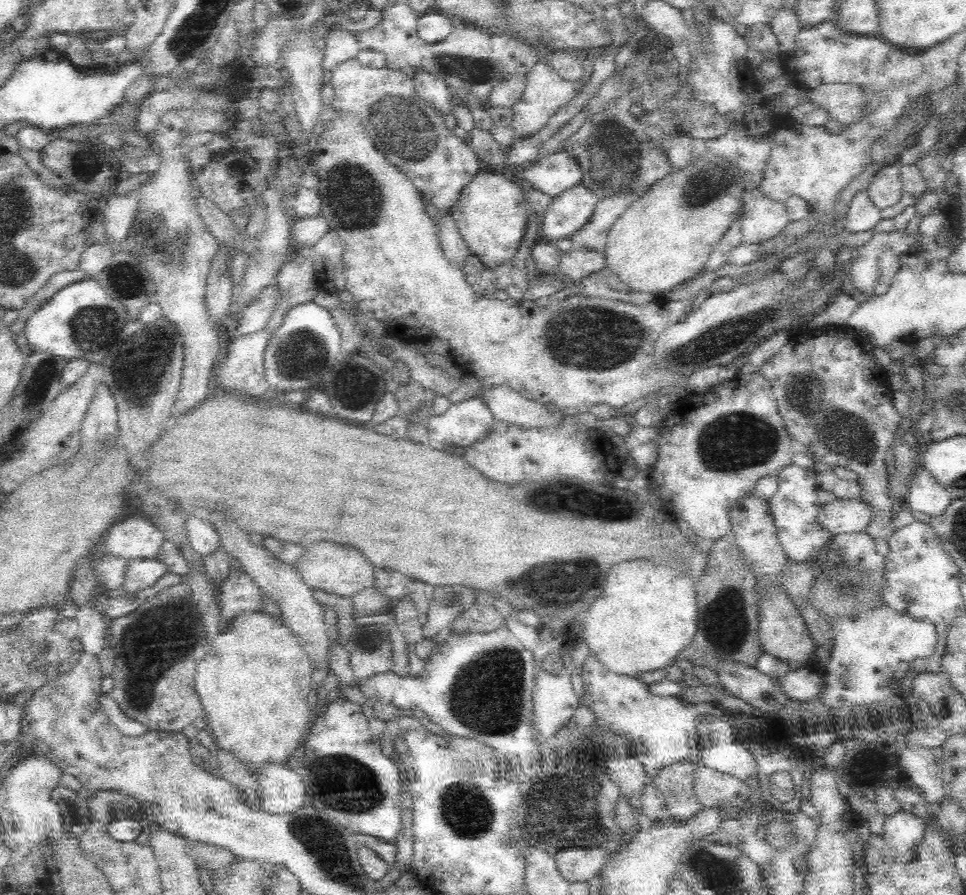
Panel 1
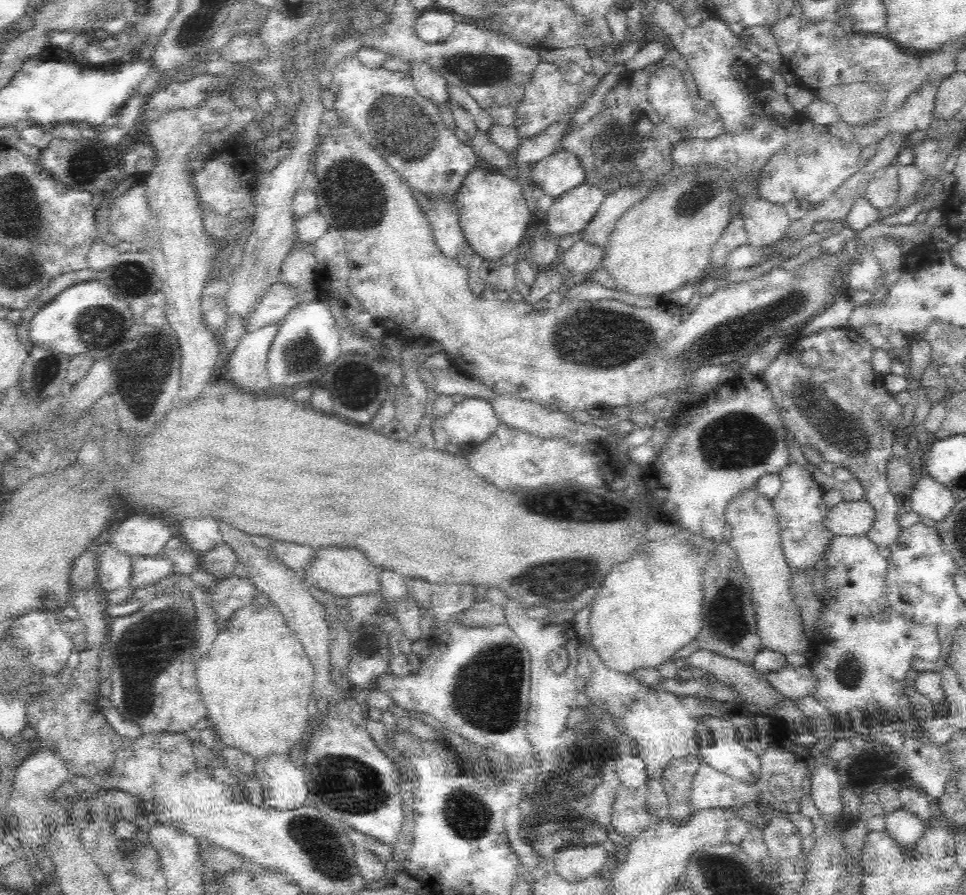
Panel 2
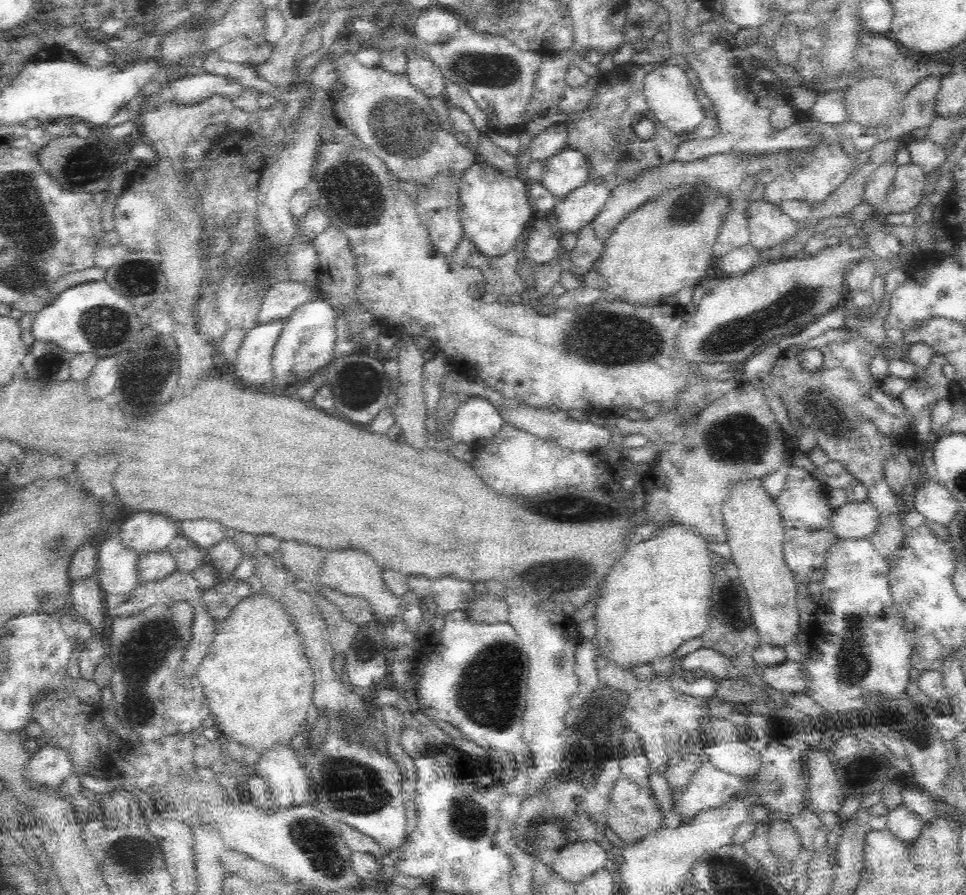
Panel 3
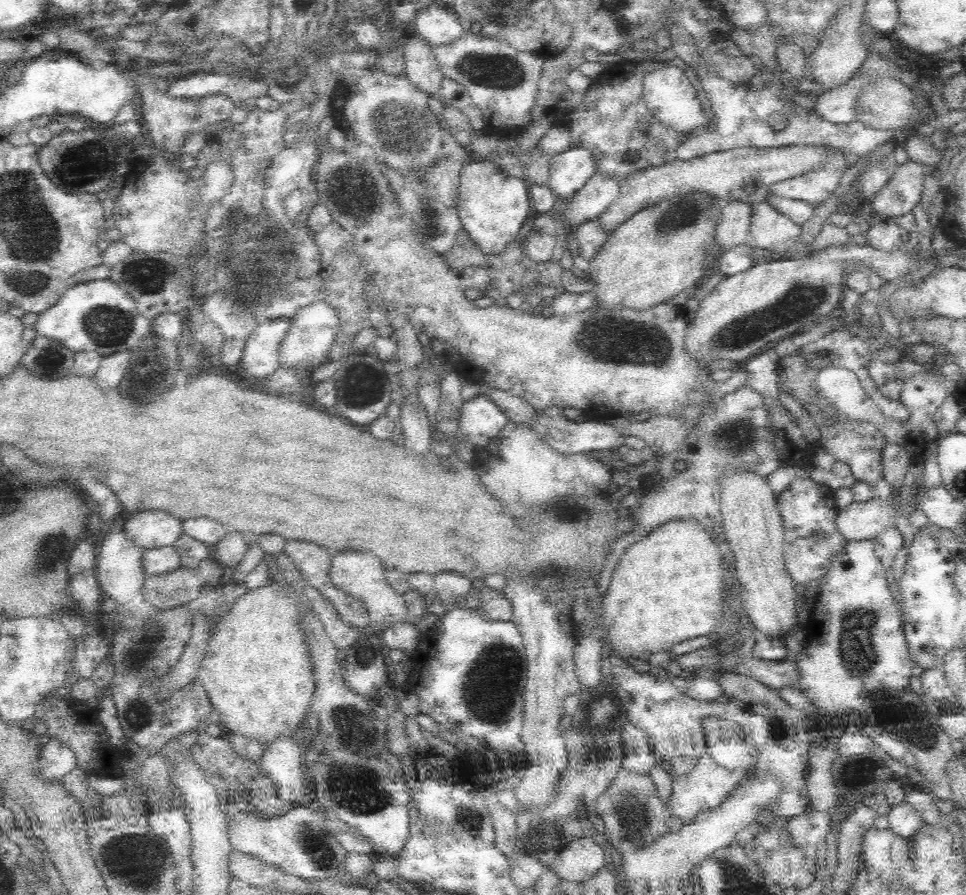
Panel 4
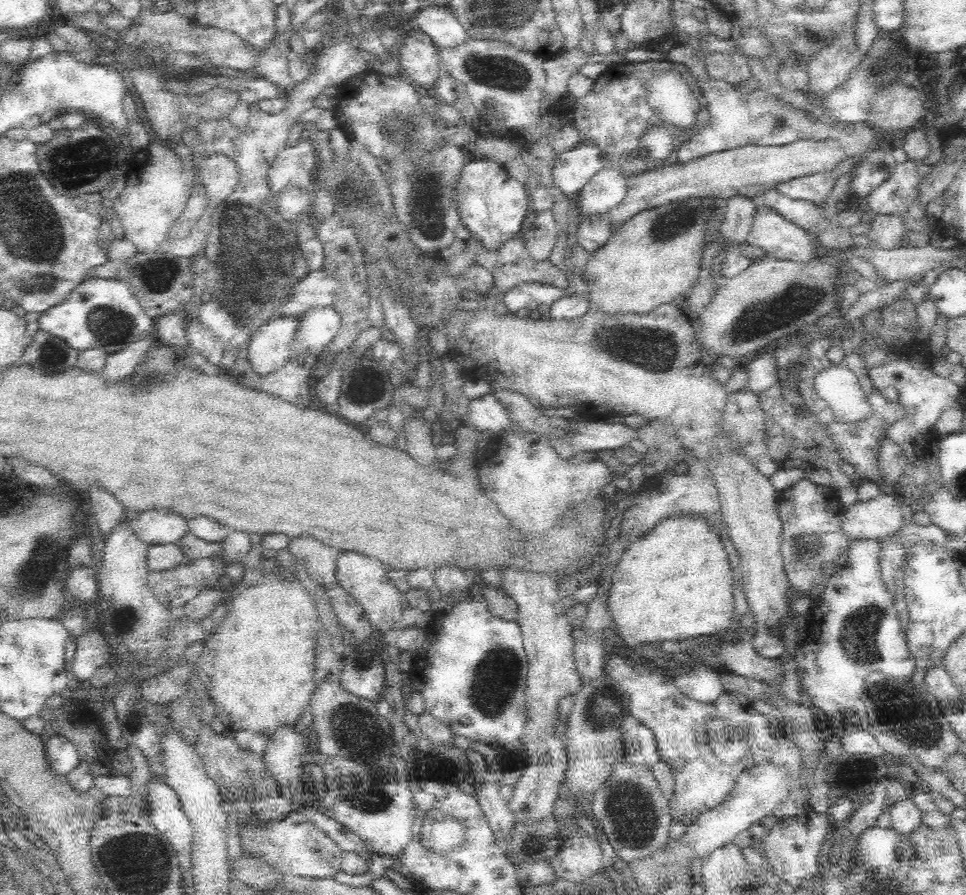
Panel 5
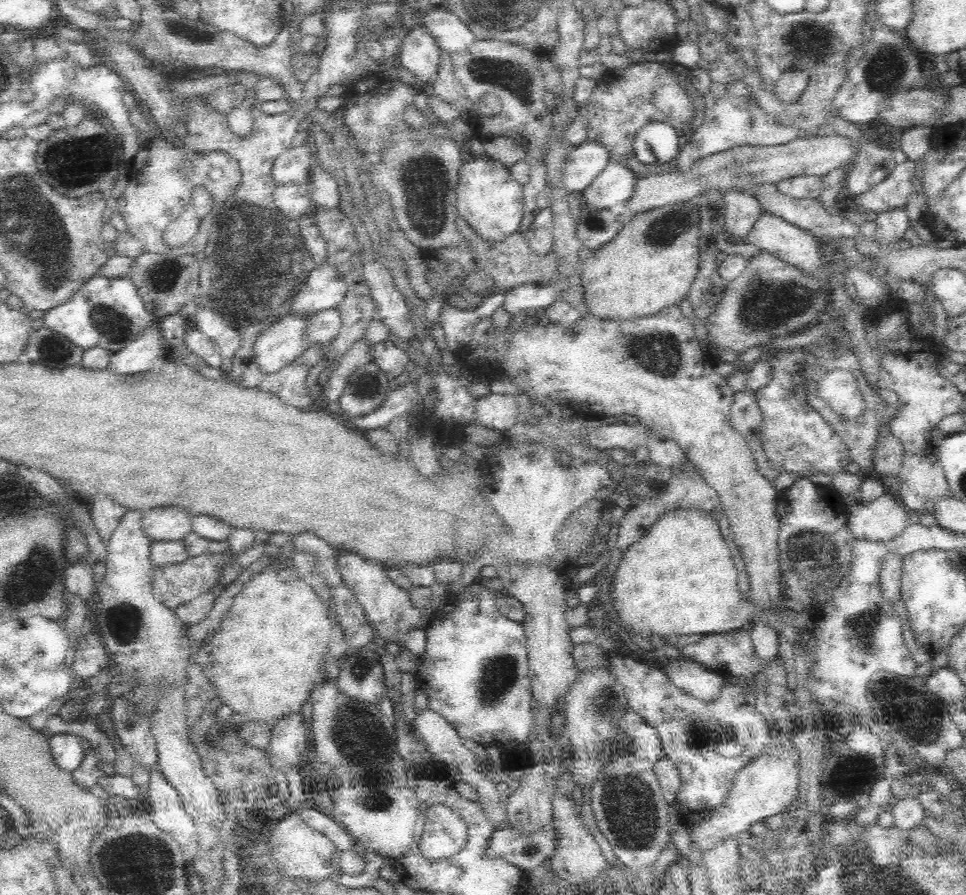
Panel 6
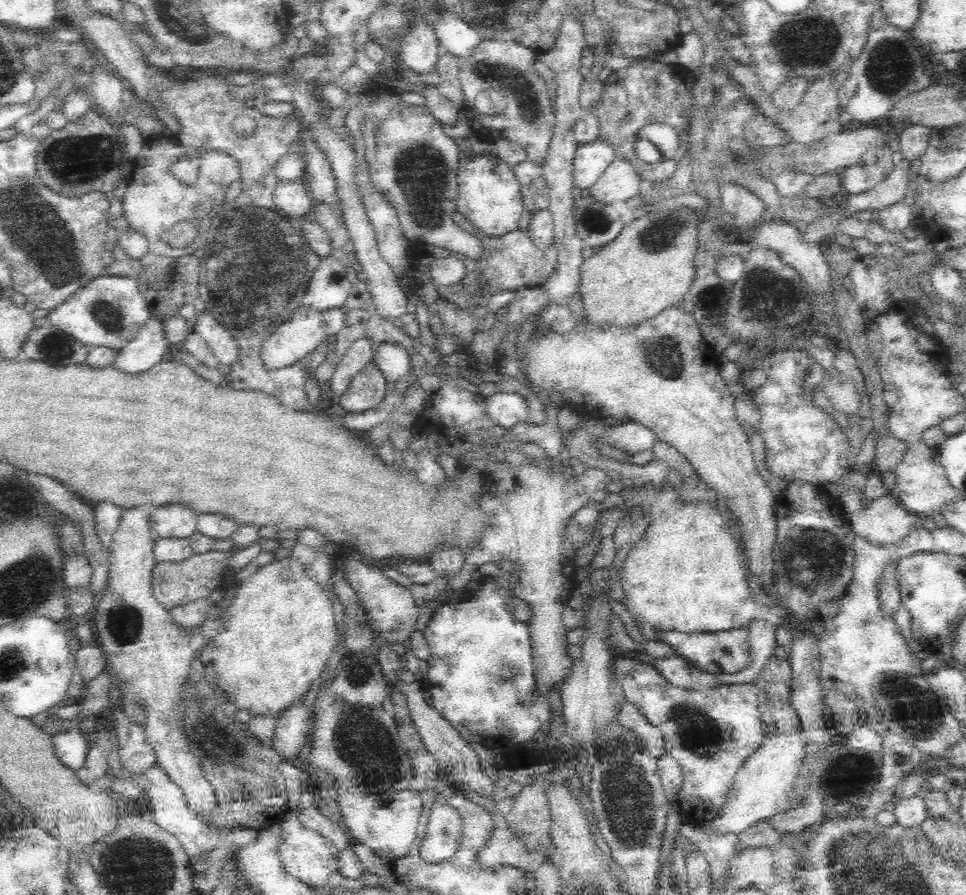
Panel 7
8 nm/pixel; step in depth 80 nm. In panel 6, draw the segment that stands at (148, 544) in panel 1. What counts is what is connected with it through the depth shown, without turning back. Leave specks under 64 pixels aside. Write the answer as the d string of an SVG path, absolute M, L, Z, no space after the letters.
M178 508L146 509L141 514L141 524L151 542L183 542L193 532L191 516Z

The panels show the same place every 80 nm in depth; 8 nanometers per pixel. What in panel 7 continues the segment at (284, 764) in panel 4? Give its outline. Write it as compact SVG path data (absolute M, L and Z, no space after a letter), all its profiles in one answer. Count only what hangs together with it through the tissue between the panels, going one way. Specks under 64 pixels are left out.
M303 702L293 704L277 717L271 748L282 757L282 762L302 762L300 750L306 744L313 724L312 711Z

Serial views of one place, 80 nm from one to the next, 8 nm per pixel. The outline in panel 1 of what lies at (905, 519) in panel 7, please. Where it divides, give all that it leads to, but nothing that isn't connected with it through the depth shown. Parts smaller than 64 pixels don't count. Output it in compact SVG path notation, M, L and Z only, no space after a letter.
M861 498L827 500L818 510L818 523L833 537L866 531L871 518L872 509Z

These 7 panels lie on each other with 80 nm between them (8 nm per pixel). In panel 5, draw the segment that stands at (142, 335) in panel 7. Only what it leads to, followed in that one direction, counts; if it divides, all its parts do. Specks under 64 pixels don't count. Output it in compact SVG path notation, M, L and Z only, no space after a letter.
M154 334L130 343L128 346L118 350L118 352L108 354L105 360L106 366L102 370L106 380L116 382L116 380L128 378L136 370L136 366L142 362L142 358L146 356L148 348L152 346L152 339L156 339Z

